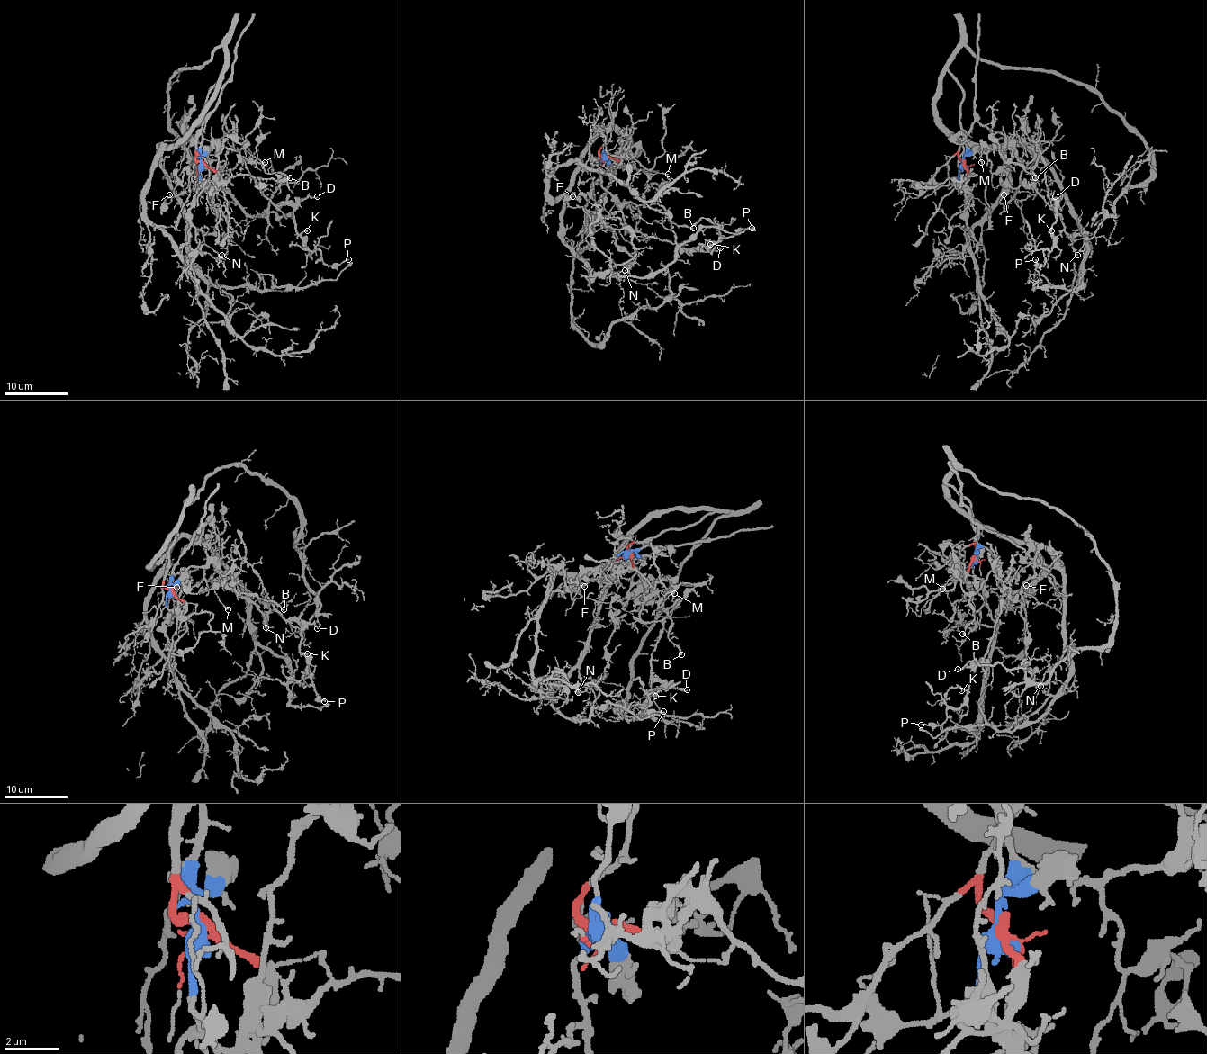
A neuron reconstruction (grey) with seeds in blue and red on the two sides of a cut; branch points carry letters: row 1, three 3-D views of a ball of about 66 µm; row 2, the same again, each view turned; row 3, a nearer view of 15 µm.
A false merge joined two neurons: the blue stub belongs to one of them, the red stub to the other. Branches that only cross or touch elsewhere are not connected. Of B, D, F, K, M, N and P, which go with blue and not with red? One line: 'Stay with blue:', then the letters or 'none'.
Stay with blue: B, D, F, K, M, N, P

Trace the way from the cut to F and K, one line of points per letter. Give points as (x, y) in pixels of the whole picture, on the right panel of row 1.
F: (965, 164), (965, 136), (976, 121), (1022, 140), (1034, 157), (1006, 203), (1000, 202), (1004, 193)
K: (965, 164), (969, 151), (1000, 149), (1020, 128), (1036, 143), (1045, 164), (1047, 195), (1057, 206), (1051, 230)

